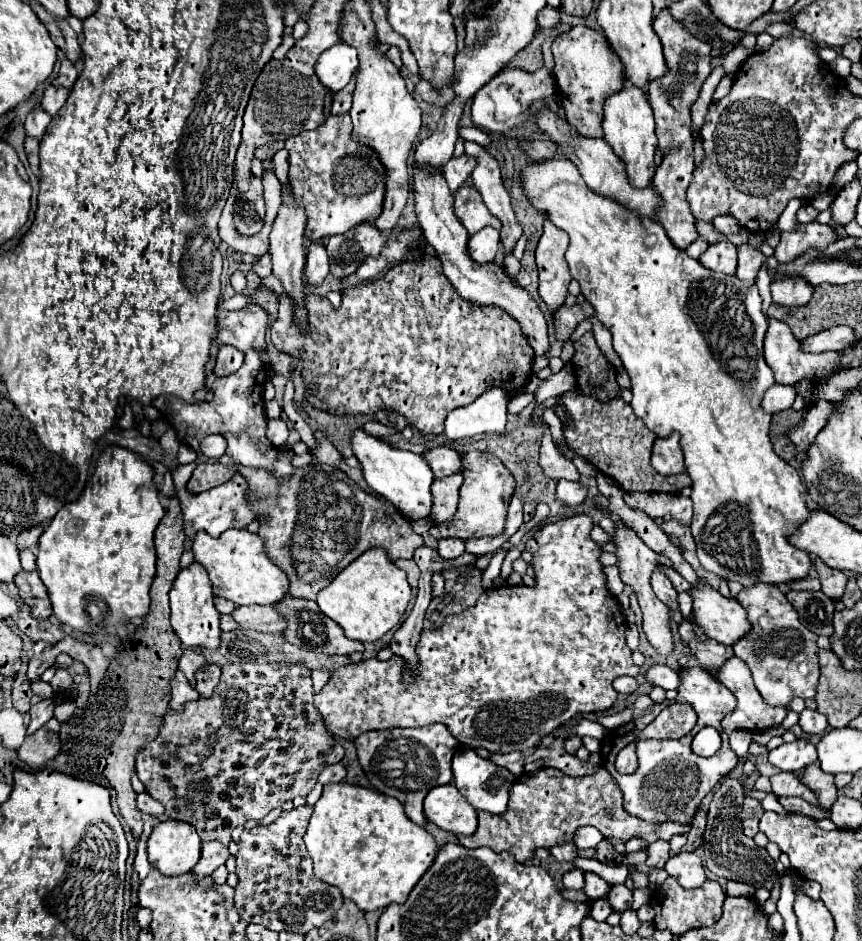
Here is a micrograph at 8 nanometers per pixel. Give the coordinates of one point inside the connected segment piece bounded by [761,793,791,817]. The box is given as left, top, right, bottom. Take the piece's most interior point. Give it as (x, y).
(769, 803)

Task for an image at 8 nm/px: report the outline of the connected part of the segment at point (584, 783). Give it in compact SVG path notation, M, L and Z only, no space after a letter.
M596 764L594 774L568 776L558 768L540 768L536 772L524 772L510 792L508 812L502 816L480 812L478 830L472 836L458 836L466 848L488 846L494 852L512 852L518 862L530 860L534 848L552 848L556 844L574 844L576 830L582 826L598 828L606 838L630 840L640 838L648 844L656 840L670 840L672 834L686 834L690 826L676 822L650 824L624 810L624 800L616 780L604 770L604 764Z

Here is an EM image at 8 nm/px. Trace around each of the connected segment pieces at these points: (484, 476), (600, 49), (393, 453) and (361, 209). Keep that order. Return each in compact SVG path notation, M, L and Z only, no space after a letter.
M468 452L464 458L464 484L460 488L460 502L452 522L436 524L430 534L434 538L482 538L498 536L506 528L508 504L516 490L514 474L500 462L498 456L486 452Z
M574 26L568 32L562 32L560 36L554 38L552 42L552 54L556 60L554 66L554 76L558 84L558 94L562 100L562 106L566 108L568 122L578 128L578 132L586 138L600 138L600 122L602 122L602 104L608 96L618 92L624 86L624 66L616 54L612 54L612 48L608 46L608 40L604 40L602 32L596 32L588 26Z
M358 428L354 432L352 450L362 464L368 486L374 492L378 492L388 502L392 502L404 514L404 518L408 518L410 522L416 522L418 518L430 518L430 514L432 514L430 486L434 482L434 474L432 474L432 468L428 466L428 460L422 454L392 448L392 446L384 444L380 438L366 434L362 428Z
M344 114L344 116L328 116L326 122L324 122L322 126L318 126L316 130L302 132L302 134L292 136L292 138L286 140L286 150L290 152L290 178L288 178L288 180L290 180L292 194L294 194L294 198L296 198L296 204L298 204L298 206L304 206L304 212L306 212L306 236L304 236L304 238L310 240L310 242L322 242L322 240L326 240L326 238L330 238L330 236L344 234L344 232L348 232L352 226L358 226L360 222L372 222L372 220L378 218L380 212L382 212L382 202L384 202L384 178L386 178L386 176L384 176L384 166L380 164L380 160L378 160L378 156L376 156L374 150L370 150L370 148L366 148L366 146L362 146L362 144L358 144L358 142L352 142L350 134L352 134L352 122L350 122L350 116Z

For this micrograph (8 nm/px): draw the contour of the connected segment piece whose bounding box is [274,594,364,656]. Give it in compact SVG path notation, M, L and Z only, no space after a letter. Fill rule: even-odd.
M286 594L274 606L280 610L280 614L284 614L284 618L288 618L288 626L282 636L286 638L286 642L290 642L298 648L308 648L318 654L344 654L344 656L364 650L364 644L360 644L356 640L348 640L344 636L344 632L340 630L340 626L336 626L336 622L332 622L328 616L324 616L320 612L320 608L314 600L306 600L306 598L300 600L300 598L292 598L290 594Z

